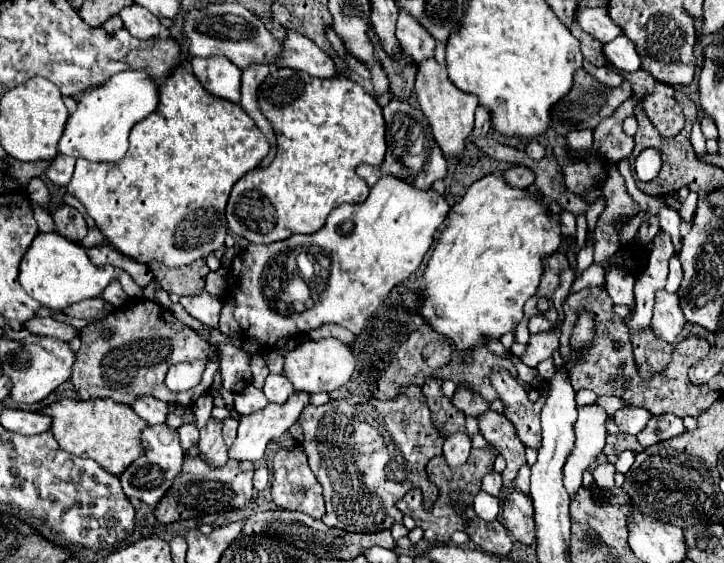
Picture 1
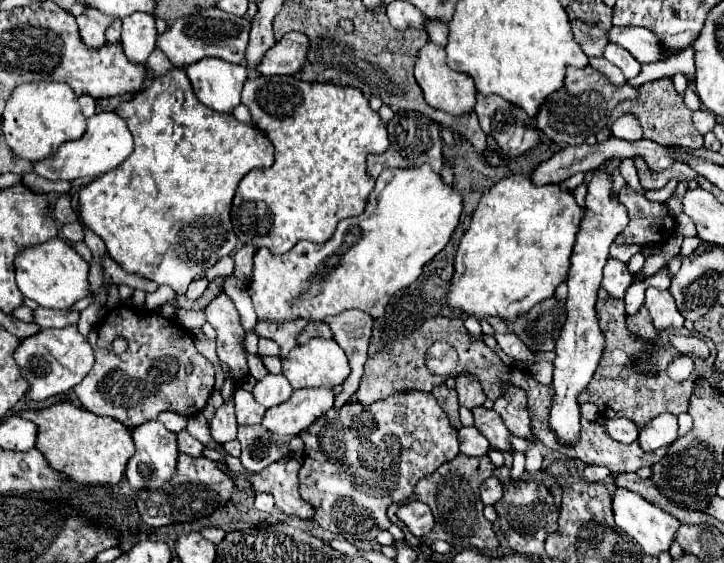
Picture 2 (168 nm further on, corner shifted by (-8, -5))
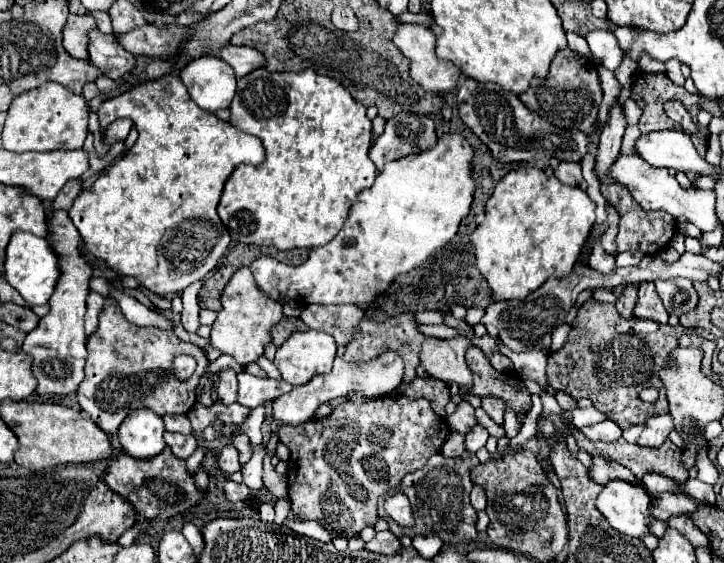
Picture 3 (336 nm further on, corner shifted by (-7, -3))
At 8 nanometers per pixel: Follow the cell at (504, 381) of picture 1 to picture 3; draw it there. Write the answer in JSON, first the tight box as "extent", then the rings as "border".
{"extent":[481,396,505,424],"border":[[[483,396],[481,398],[481,408],[489,414],[489,418],[497,424],[503,424],[503,412],[505,412],[505,404],[501,398],[497,396]]]}

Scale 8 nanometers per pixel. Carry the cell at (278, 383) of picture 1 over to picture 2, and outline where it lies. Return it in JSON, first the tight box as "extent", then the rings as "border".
{"extent":[252,374,292,408],"border":[[[268,374],[262,380],[258,380],[258,384],[254,386],[252,394],[256,396],[256,400],[262,406],[272,408],[272,406],[278,406],[278,404],[286,402],[292,396],[292,386],[286,380],[286,376],[282,376],[282,374],[278,374],[278,376],[276,374]]]}

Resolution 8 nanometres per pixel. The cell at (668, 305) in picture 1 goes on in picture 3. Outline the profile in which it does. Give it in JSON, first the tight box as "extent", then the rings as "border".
{"extent":[635,282,669,324],"border":[[[643,282],[639,284],[639,292],[637,292],[637,304],[635,304],[635,318],[645,318],[645,320],[653,320],[659,324],[665,324],[669,314],[665,312],[657,292],[655,292],[655,284],[653,282]]]}

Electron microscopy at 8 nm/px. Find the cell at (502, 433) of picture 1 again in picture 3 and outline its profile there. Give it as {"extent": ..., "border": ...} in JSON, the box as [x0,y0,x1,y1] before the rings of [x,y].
{"extent":[445,400,477,434],"border":[[[463,400],[463,402],[457,404],[457,410],[451,416],[445,418],[445,422],[449,424],[451,430],[461,432],[461,434],[467,434],[477,424],[477,418],[473,414],[473,406]]]}

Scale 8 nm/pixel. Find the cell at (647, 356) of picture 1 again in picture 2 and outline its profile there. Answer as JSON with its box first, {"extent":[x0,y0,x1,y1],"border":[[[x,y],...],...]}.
{"extent":[628,306,660,342],"border":[[[642,306],[640,308],[640,312],[636,314],[636,316],[628,316],[628,330],[634,334],[634,336],[638,336],[638,338],[644,338],[644,340],[648,340],[648,342],[658,342],[660,340],[660,336],[658,336],[658,330],[652,326],[652,318],[650,318],[650,314],[648,314],[648,310]]]}

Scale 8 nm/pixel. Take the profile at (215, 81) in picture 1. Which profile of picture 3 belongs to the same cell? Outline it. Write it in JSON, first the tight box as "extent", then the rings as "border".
{"extent":[179,56,237,112],"border":[[[219,56],[191,60],[191,64],[179,72],[179,78],[185,84],[191,100],[207,112],[227,108],[237,90],[233,68],[219,60]]]}

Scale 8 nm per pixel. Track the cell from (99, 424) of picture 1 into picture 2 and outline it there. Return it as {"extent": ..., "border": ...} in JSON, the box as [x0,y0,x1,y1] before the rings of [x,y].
{"extent":[18,402,136,486],"border":[[[60,402],[44,410],[24,410],[18,414],[26,420],[32,420],[38,426],[36,448],[48,456],[50,466],[80,484],[90,486],[118,484],[124,478],[128,460],[136,452],[132,428],[124,426],[116,418],[96,416],[86,408],[78,408],[70,402]]]}

